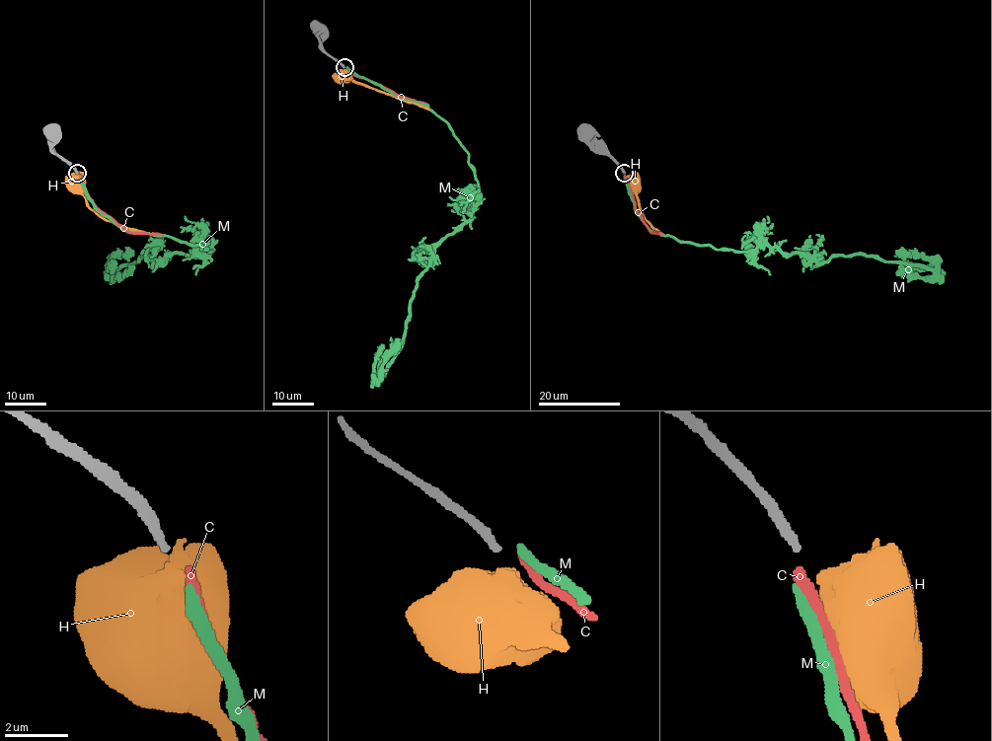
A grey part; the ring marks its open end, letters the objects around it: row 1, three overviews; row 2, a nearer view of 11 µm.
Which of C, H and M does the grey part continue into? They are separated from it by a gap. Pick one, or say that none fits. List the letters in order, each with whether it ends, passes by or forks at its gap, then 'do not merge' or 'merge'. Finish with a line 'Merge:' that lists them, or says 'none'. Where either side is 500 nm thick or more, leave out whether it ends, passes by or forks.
C: it ends there; merge
H: do not merge
M: it ends there; do not merge
Merge: C

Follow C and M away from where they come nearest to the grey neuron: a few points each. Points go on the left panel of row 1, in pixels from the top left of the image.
C: (79, 176), (92, 202), (128, 232), (161, 235)
M: (79, 178), (89, 200), (129, 232), (213, 251), (163, 261), (143, 255), (114, 266), (133, 252)

